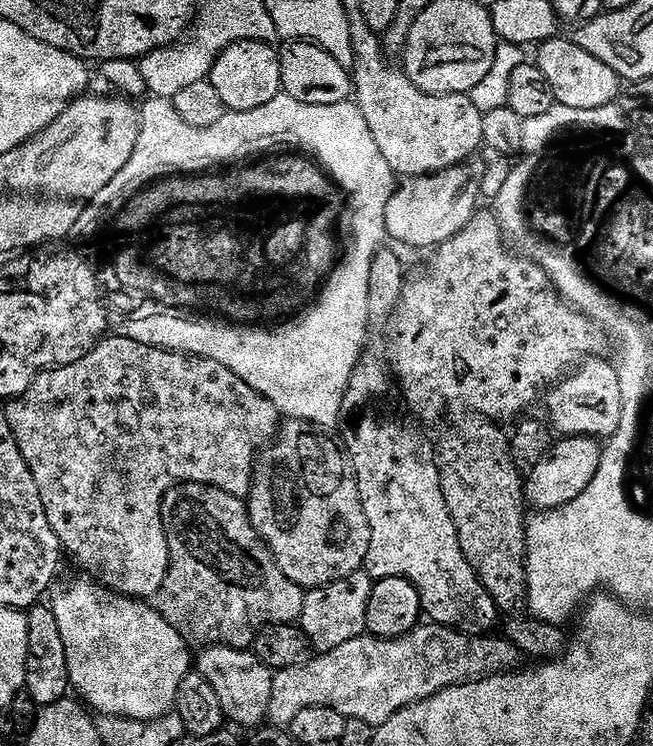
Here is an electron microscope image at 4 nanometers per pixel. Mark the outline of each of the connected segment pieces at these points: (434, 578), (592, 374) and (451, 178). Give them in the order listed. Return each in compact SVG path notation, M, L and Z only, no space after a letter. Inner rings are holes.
M365 349L348 383L338 425L348 459L352 461L364 513L370 522L370 550L364 559L363 571L373 581L391 576L410 581L420 595L423 615L433 624L454 628L465 636L491 633L502 613L477 578L466 554L462 554L458 530L450 518L450 510L446 510L433 441L428 441L427 434L412 425L413 417L406 414L401 389L387 366L387 359L381 351Z
M585 359L575 371L551 385L547 393L547 419L561 437L591 436L604 442L622 422L622 382L618 382L615 363L592 359Z
M466 164L456 165L434 175L403 179L387 202L387 237L412 248L430 250L460 233L475 216L480 202L479 179L468 167Z

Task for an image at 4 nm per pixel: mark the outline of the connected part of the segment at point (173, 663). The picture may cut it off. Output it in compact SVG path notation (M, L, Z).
M87 583L74 585L50 604L54 618L58 618L58 630L62 630L72 688L80 691L79 699L89 709L97 708L104 712L100 714L105 717L156 720L159 716L169 715L175 709L182 680L194 664L194 656L188 653L189 641L183 640L178 630L162 619L155 607L127 596L118 596L99 583Z

